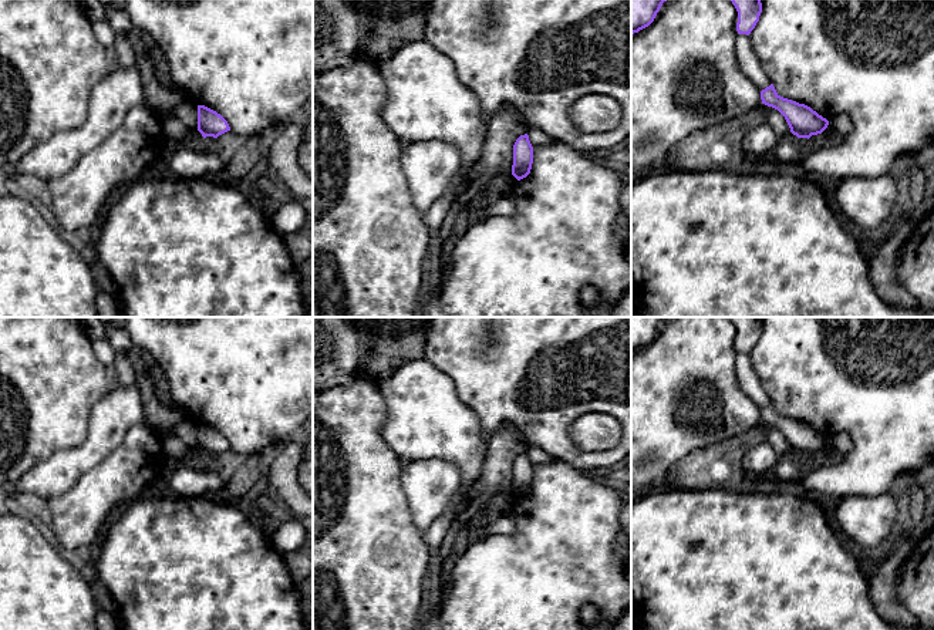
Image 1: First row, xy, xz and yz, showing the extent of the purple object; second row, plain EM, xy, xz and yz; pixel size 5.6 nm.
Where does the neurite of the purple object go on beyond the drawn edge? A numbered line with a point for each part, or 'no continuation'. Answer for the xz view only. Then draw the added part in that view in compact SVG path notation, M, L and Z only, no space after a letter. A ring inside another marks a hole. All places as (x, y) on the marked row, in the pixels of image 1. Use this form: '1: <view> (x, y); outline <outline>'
no continuation

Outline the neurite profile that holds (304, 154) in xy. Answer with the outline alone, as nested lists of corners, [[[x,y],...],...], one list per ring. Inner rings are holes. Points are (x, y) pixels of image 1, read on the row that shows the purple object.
[[[313,139],[300,144],[297,158],[304,172],[313,179]]]

